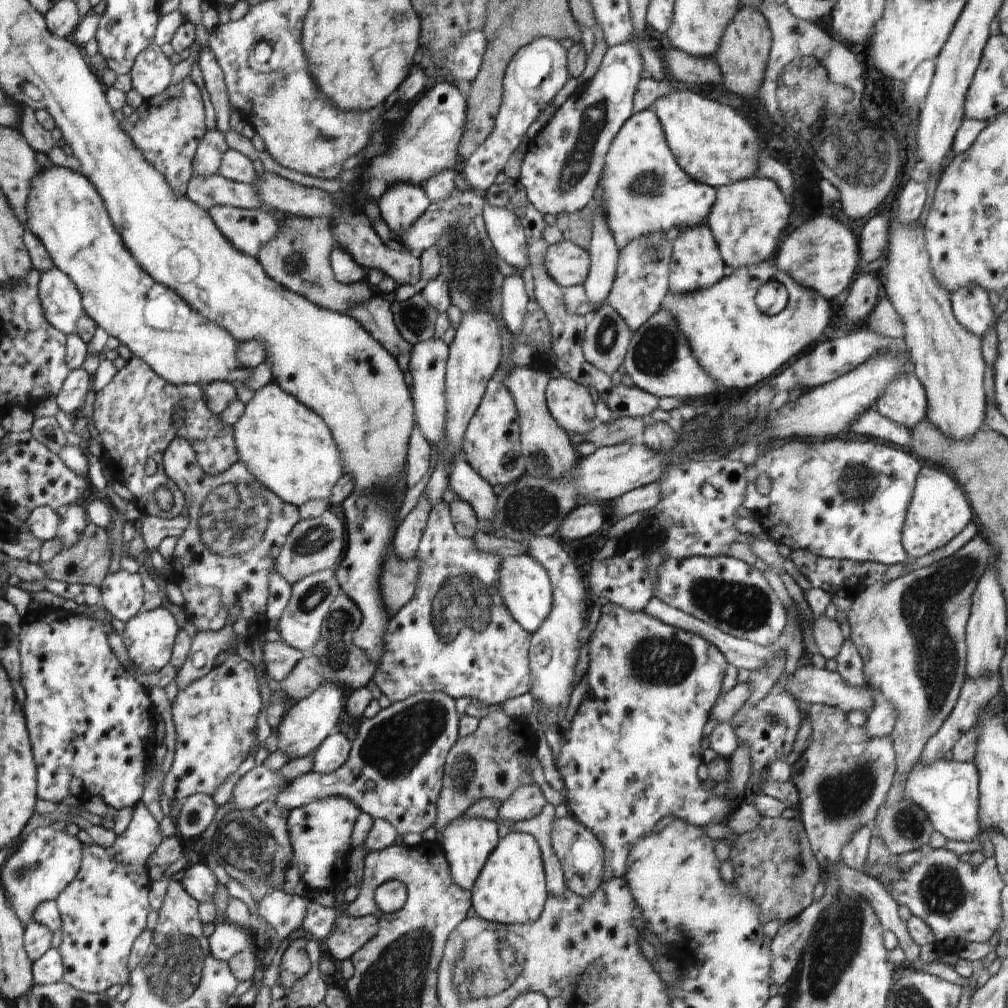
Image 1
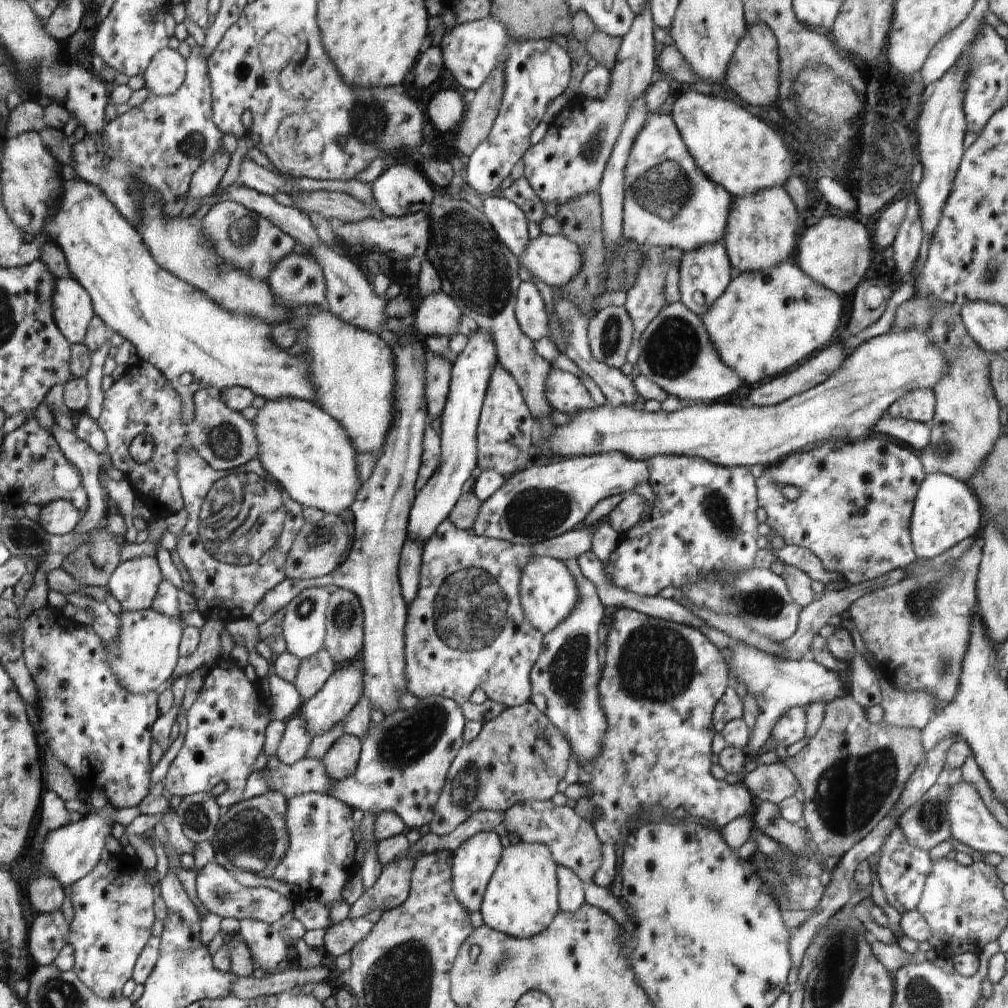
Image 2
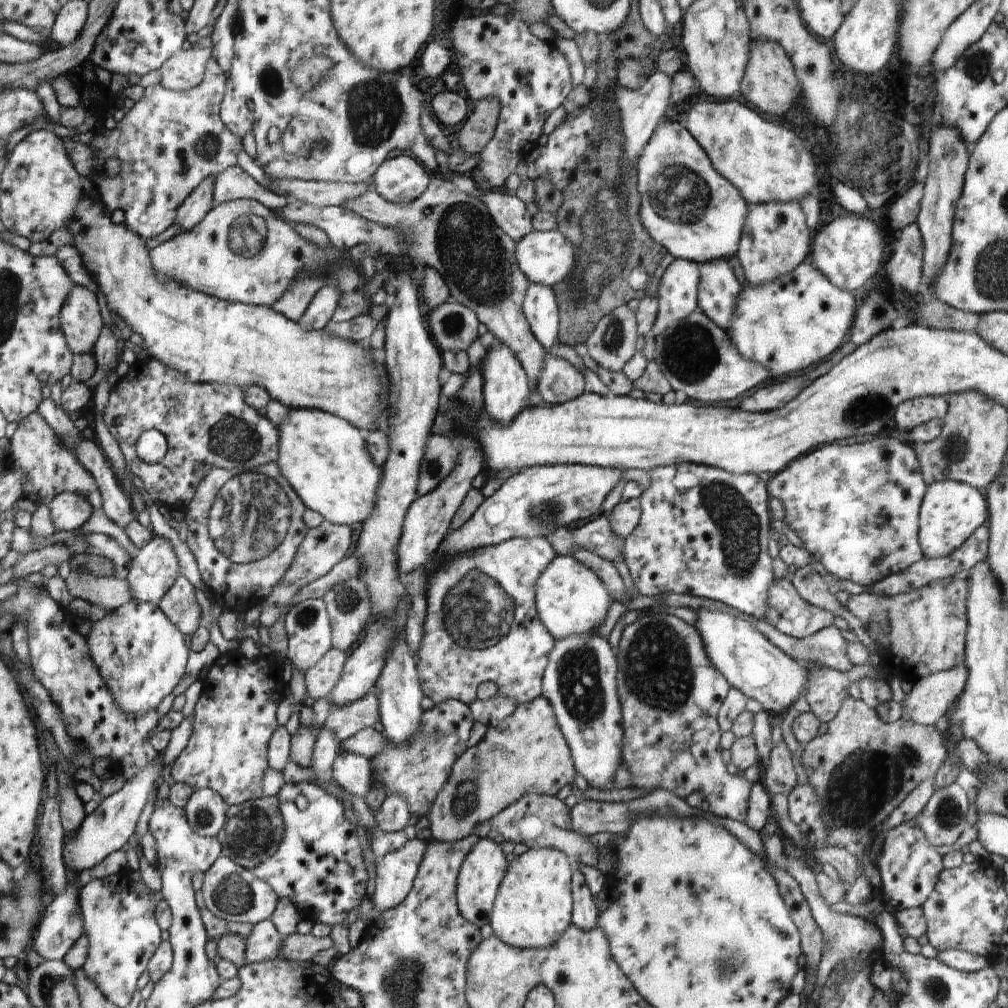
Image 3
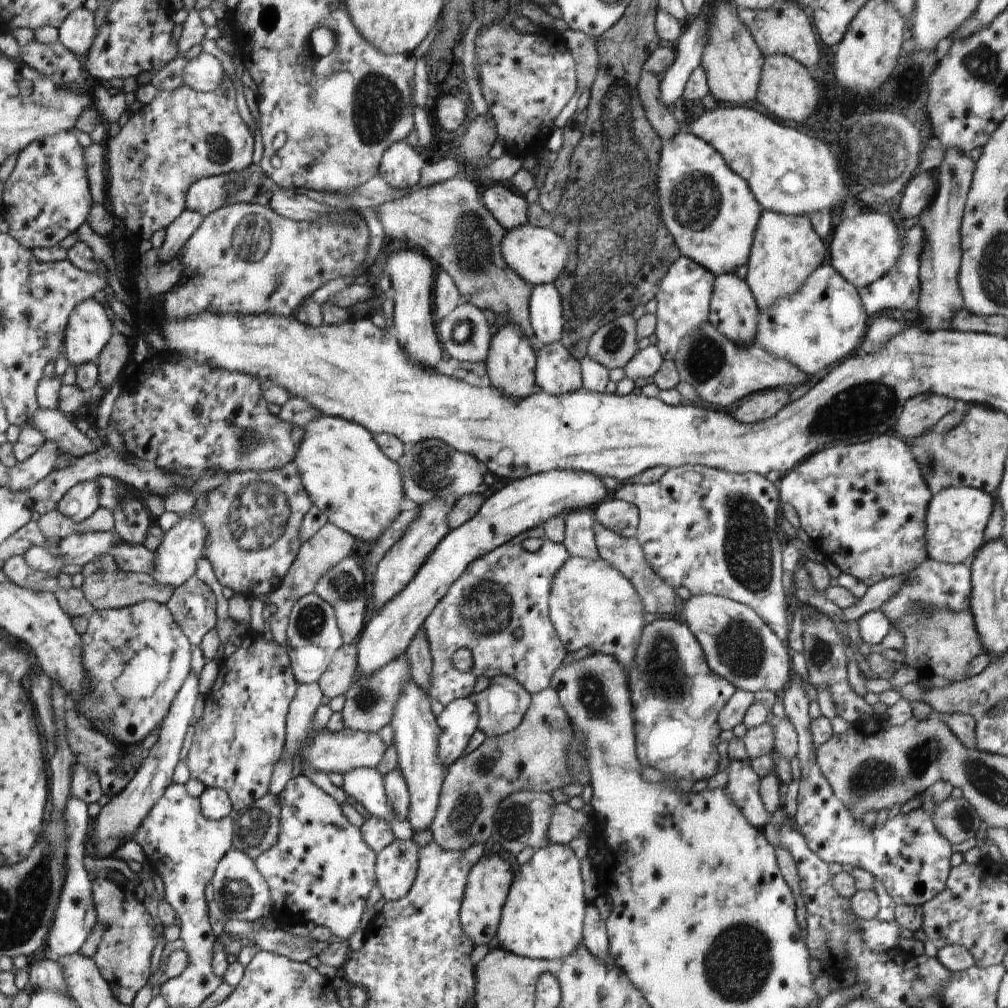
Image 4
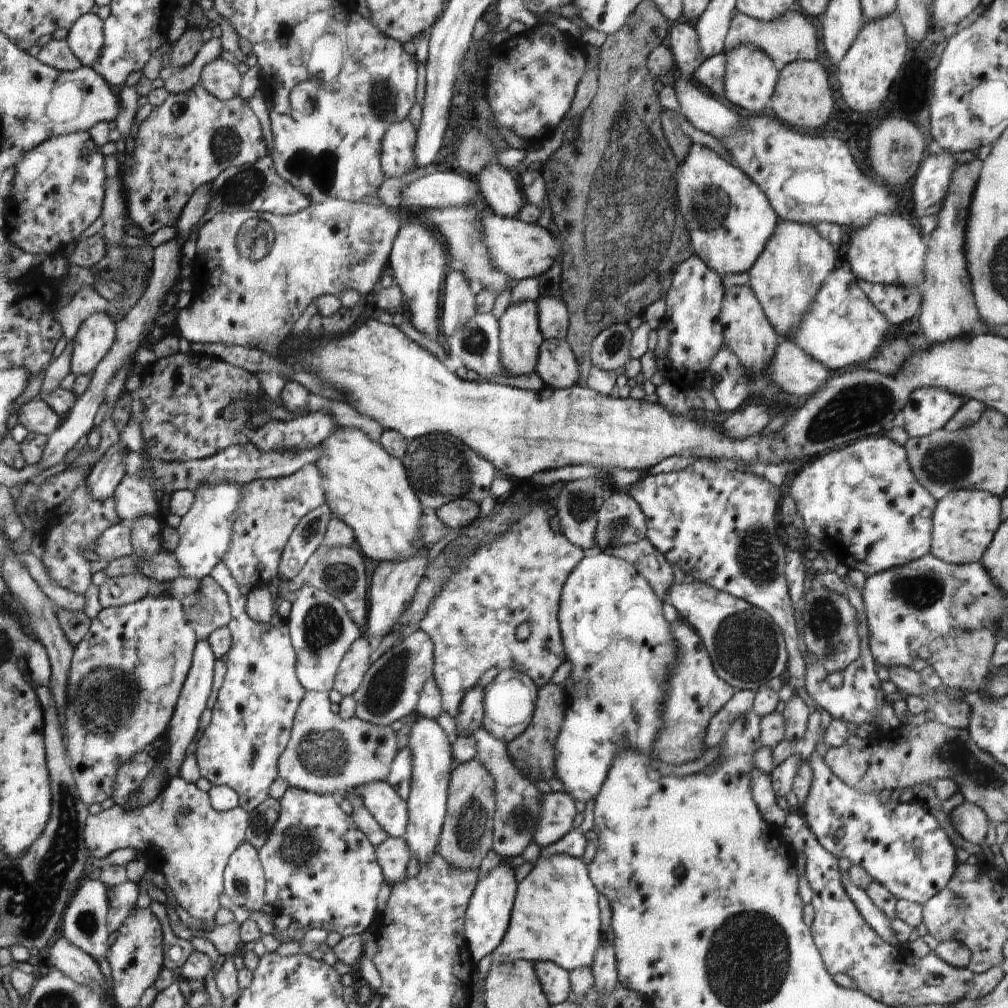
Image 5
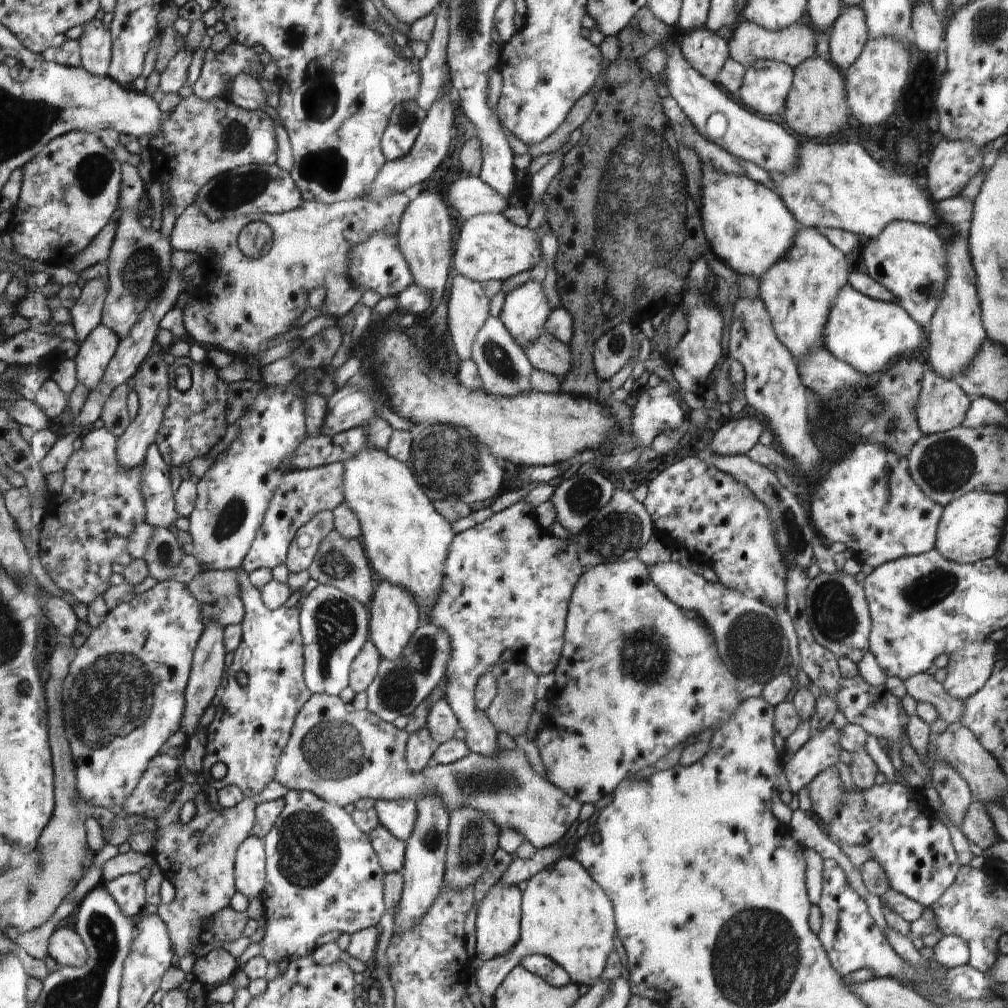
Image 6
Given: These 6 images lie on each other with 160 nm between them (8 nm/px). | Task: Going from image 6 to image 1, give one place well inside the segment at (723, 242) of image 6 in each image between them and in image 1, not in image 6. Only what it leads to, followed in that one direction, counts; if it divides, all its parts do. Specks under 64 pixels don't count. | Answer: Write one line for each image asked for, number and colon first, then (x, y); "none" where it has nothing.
1: (645, 191)
2: (670, 202)
3: (688, 207)
4: (711, 212)
5: (730, 217)

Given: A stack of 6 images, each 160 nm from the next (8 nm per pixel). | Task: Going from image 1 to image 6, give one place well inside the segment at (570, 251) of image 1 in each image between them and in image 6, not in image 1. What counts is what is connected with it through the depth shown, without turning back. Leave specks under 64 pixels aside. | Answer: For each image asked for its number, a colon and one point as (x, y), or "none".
2: (554, 260)
3: (546, 257)
4: (538, 255)
5: (521, 250)
6: (489, 246)

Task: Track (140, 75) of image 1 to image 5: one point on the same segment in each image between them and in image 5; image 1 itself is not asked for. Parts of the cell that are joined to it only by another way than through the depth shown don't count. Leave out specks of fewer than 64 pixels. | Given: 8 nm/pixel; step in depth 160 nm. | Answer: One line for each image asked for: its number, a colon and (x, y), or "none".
2: (167, 73)
3: (185, 70)
4: (204, 73)
5: (220, 78)

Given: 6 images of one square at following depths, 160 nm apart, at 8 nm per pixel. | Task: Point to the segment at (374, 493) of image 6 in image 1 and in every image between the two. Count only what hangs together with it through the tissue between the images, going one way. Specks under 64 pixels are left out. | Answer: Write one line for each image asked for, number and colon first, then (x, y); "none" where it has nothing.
1: (289, 448)
2: (305, 449)
3: (324, 457)
4: (347, 475)
5: (366, 486)

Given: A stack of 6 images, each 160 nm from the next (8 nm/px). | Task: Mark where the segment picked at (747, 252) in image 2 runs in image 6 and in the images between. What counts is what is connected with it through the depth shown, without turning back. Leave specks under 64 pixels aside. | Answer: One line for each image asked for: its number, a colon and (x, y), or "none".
3: (777, 240)
4: (788, 249)
5: (799, 260)
6: (798, 293)

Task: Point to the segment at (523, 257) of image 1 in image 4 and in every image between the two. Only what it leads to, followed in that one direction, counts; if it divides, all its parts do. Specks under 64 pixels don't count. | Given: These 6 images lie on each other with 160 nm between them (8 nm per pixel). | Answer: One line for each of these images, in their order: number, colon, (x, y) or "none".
2: (508, 220)
3: (509, 212)
4: (511, 210)

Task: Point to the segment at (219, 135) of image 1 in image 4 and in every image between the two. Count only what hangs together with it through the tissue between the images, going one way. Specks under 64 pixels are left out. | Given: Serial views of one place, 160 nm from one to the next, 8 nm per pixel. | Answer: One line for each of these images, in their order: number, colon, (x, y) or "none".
2: (206, 180)
3: (200, 201)
4: (183, 228)

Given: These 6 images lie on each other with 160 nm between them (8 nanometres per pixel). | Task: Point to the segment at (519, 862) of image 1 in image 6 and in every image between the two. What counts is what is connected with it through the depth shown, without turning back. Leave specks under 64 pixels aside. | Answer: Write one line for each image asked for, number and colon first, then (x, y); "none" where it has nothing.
2: (524, 899)
3: (536, 907)
4: (545, 910)
5: (556, 918)
6: (566, 916)

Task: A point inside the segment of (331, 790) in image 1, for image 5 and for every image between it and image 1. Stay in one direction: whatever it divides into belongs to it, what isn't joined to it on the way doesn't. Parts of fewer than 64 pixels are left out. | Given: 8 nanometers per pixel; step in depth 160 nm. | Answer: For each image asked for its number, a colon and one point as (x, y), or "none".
2: (404, 763)
3: (417, 771)
4: (459, 720)
5: (470, 719)

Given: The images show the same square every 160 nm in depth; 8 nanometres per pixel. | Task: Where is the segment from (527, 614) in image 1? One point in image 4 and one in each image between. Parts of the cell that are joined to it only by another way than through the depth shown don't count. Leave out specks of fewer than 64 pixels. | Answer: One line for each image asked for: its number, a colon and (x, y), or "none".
2: (548, 592)
3: (571, 599)
4: (591, 603)

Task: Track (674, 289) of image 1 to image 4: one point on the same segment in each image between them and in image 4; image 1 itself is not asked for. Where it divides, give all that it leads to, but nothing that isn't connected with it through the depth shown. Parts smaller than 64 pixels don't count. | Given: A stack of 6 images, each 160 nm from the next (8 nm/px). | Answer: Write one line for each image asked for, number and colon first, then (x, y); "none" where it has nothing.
2: (705, 273)
3: (719, 291)
4: (734, 311)

